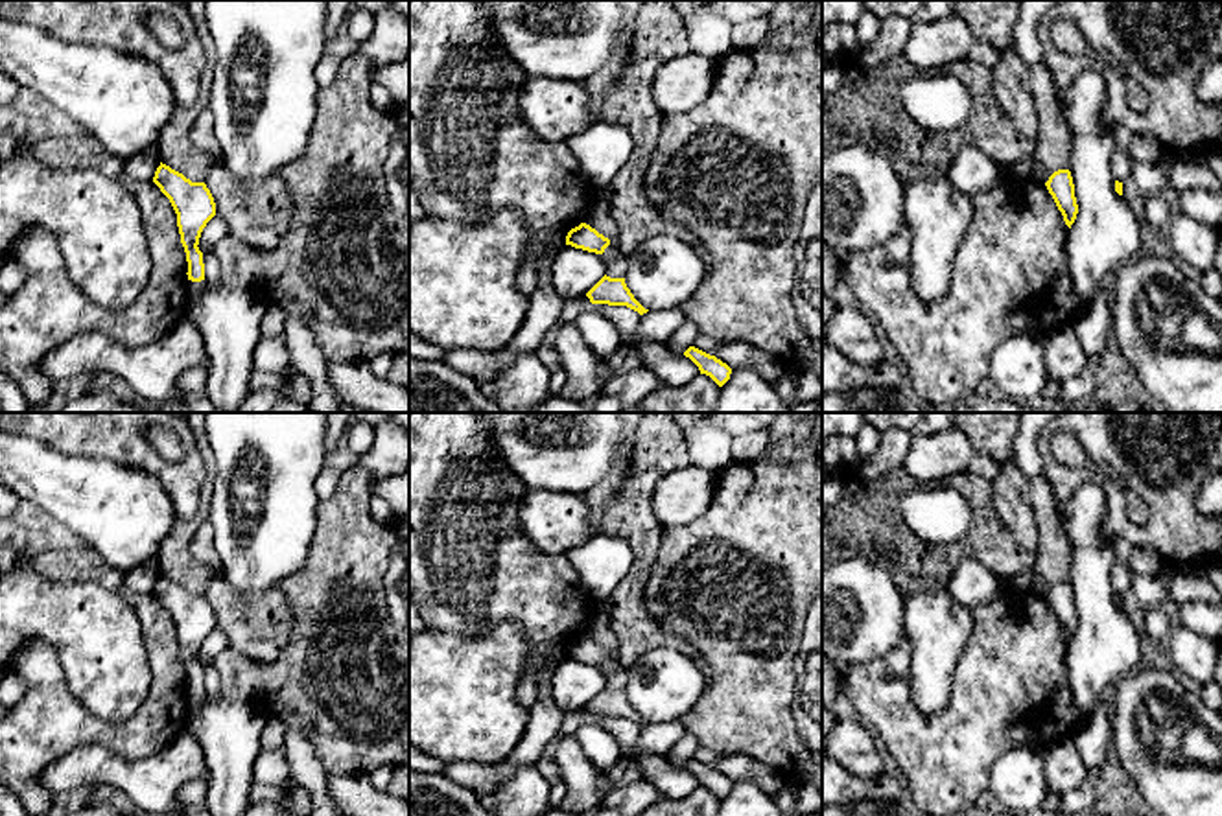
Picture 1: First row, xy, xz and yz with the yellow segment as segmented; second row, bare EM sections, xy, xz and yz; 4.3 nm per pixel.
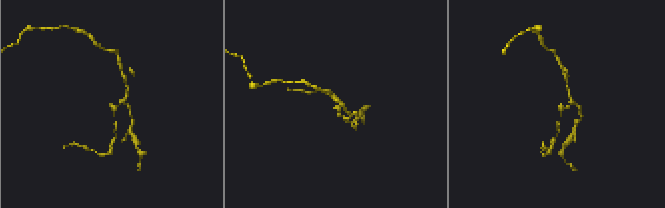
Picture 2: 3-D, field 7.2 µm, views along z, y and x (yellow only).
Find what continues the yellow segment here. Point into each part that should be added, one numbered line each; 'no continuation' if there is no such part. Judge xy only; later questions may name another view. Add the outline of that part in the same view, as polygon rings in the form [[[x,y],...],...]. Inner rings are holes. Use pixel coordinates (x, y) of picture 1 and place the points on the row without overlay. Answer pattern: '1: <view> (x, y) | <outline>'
no continuation

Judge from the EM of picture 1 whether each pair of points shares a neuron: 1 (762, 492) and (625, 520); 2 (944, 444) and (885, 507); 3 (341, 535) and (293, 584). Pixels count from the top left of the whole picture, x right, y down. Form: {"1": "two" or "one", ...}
{"1": "two", "2": "two", "3": "one"}

